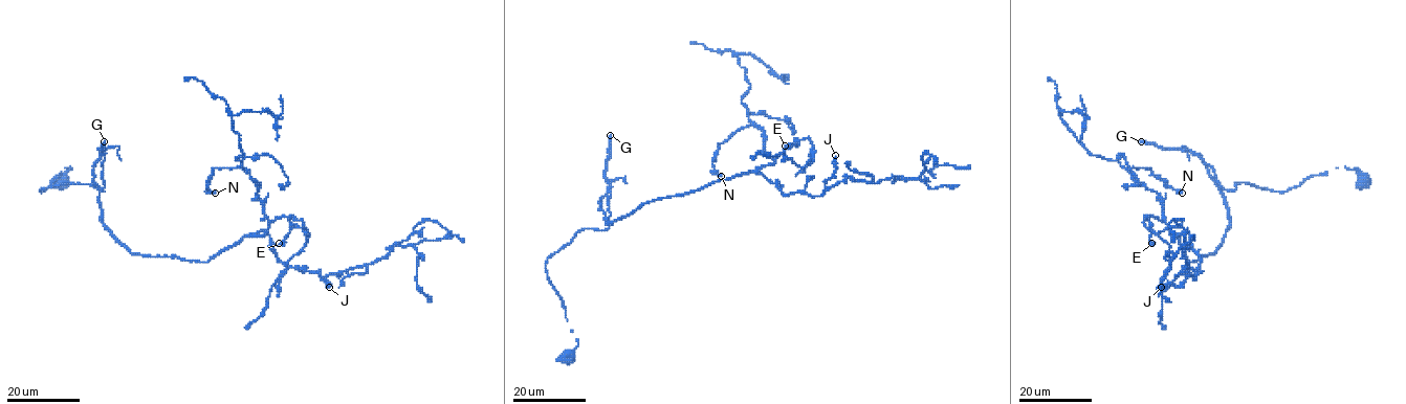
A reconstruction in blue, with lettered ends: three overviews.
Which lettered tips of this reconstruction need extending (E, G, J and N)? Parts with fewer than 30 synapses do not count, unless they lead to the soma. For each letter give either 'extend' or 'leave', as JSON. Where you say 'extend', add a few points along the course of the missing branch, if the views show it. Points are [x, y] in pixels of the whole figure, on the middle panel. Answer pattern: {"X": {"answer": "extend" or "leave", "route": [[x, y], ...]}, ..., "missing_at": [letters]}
{"E": {"answer": "leave"}, "G": {"answer": "extend", "route": [[610, 135], [623, 117], [629, 98], [646, 74], [640, 70], [625, 87]]}, "J": {"answer": "leave"}, "N": {"answer": "leave"}, "missing_at": ["G"]}

